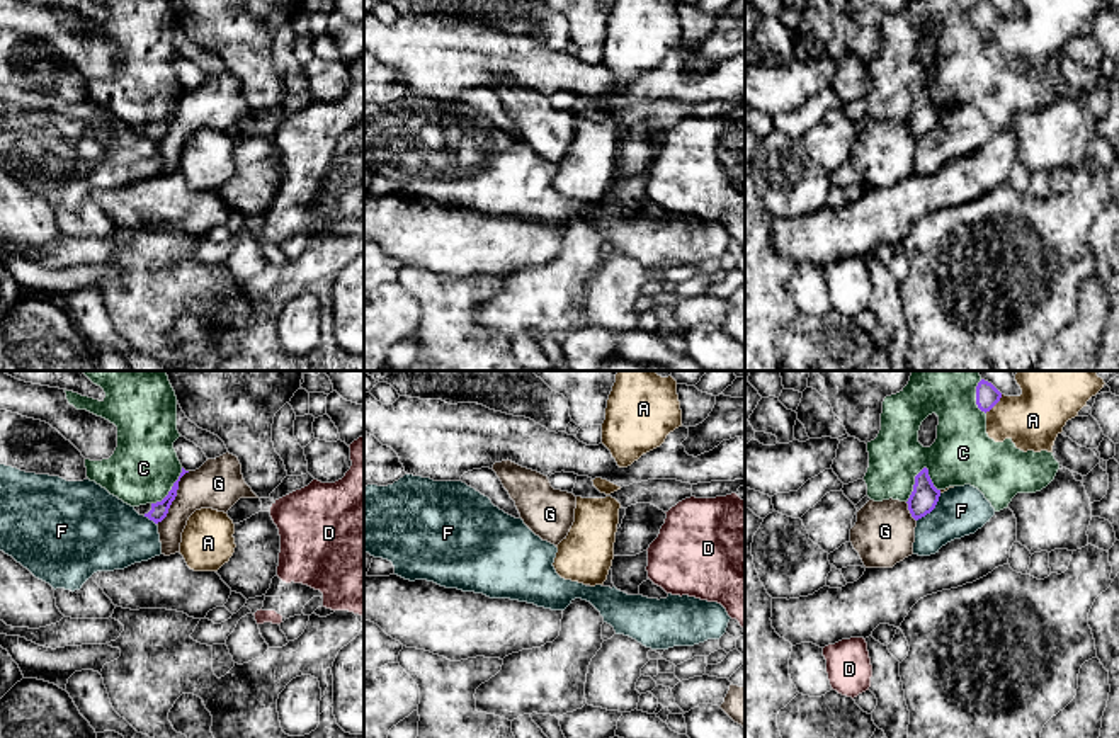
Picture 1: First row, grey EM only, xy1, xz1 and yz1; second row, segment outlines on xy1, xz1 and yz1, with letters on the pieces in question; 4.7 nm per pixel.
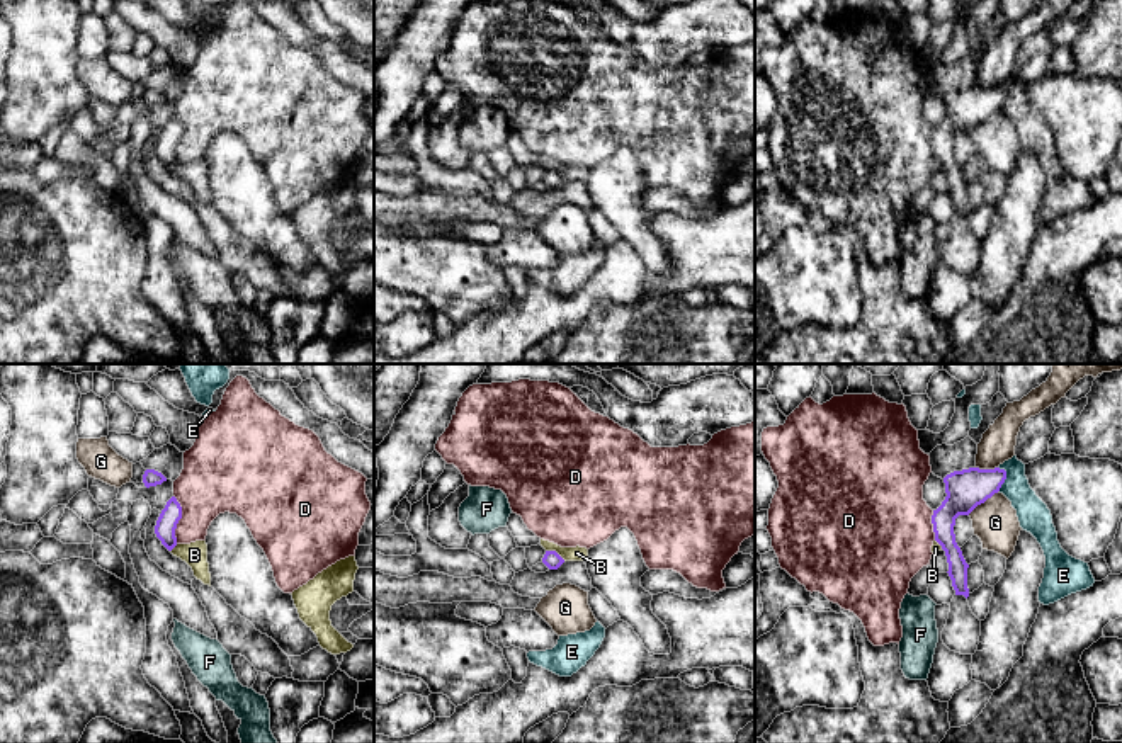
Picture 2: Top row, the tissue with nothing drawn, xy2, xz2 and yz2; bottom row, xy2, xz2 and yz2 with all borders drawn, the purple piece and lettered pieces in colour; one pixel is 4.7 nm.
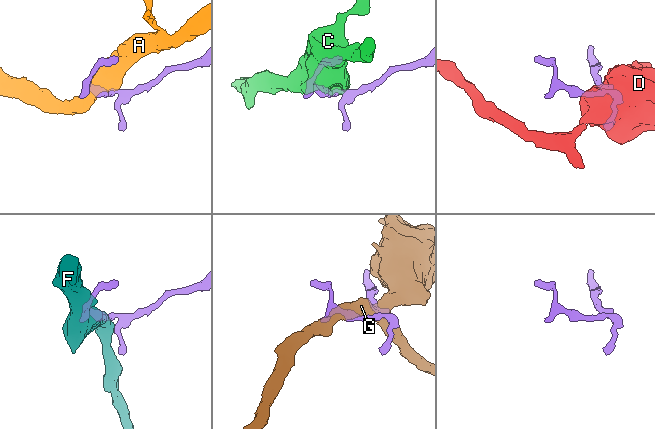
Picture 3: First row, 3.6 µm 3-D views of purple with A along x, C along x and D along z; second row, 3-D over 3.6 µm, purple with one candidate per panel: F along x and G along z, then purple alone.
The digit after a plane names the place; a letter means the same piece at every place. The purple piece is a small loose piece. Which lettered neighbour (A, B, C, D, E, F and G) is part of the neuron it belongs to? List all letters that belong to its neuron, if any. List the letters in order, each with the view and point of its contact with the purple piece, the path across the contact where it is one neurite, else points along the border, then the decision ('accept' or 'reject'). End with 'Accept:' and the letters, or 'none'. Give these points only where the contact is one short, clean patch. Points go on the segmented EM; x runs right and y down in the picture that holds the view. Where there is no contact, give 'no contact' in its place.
A: contact yz1 (994, 405); reject
B: contact xz2 (555, 551); border xz2 (546, 550), (555, 550), (565, 560); reject
C: contact yz1 (914, 485); reject
D: contact xy2 (181, 517); border xy2 (174, 495), (181, 507), (181, 519), (175, 529), (177, 543); reject
E: contact yz2 (1005, 478); border yz2 (998, 466), (1005, 471), (1005, 482), (998, 490); reject
F: contact yz1 (932, 509); reject
G: contact xy1 (176, 495); reject
Accept: none

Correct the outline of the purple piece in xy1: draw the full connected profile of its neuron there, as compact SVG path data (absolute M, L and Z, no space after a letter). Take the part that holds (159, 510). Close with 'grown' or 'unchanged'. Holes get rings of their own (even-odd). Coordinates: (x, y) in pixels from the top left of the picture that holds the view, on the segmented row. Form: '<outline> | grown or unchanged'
M182 468L182 473L180 473L179 480L173 483L172 490L168 491L168 495L167 495L162 502L139 505L139 507L134 507L134 510L136 510L139 515L148 517L148 519L153 520L155 524L162 522L162 520L167 517L168 508L170 508L172 502L173 502L175 497L177 497L179 481L180 481L180 478L182 478L185 473L189 473L189 471L185 471L185 469Z | grown

